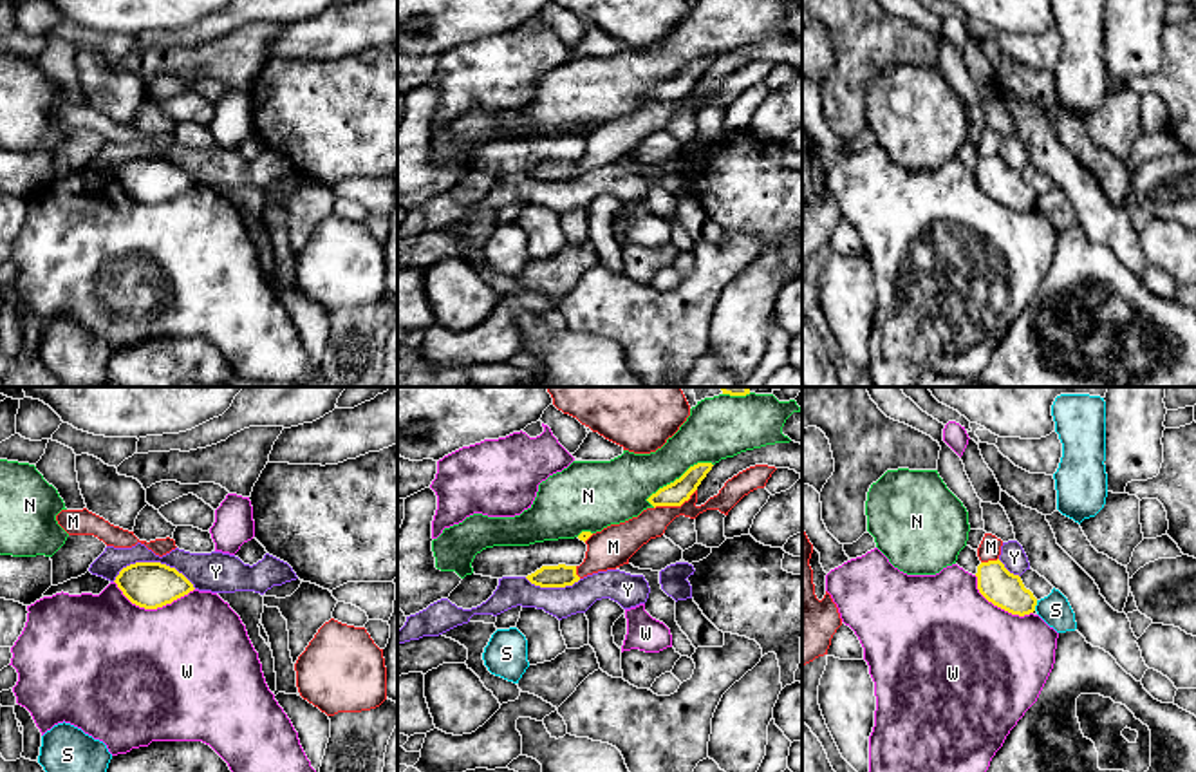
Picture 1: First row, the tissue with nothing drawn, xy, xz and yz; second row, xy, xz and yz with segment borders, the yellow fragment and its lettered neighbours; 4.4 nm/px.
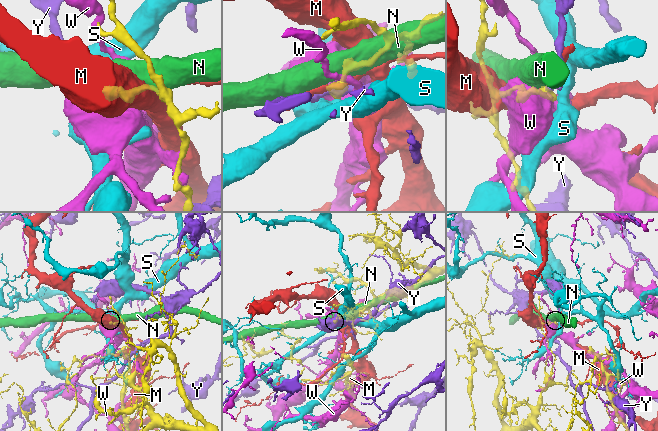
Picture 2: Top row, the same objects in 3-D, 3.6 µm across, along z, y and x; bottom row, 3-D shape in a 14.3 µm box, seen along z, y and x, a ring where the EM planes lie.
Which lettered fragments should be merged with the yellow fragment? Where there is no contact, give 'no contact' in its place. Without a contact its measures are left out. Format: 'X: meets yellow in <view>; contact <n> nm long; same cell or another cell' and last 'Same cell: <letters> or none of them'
M: meets yellow in xz; contact 220 nm long; another cell
N: meets yellow in xz; contact 340 nm long; another cell
S: meets yellow in yz; contact 50 nm long; another cell
W: meets yellow in xy; contact 360 nm long; another cell
Y: meets yellow in xy; contact 380 nm long; another cell
Same cell: none of them

